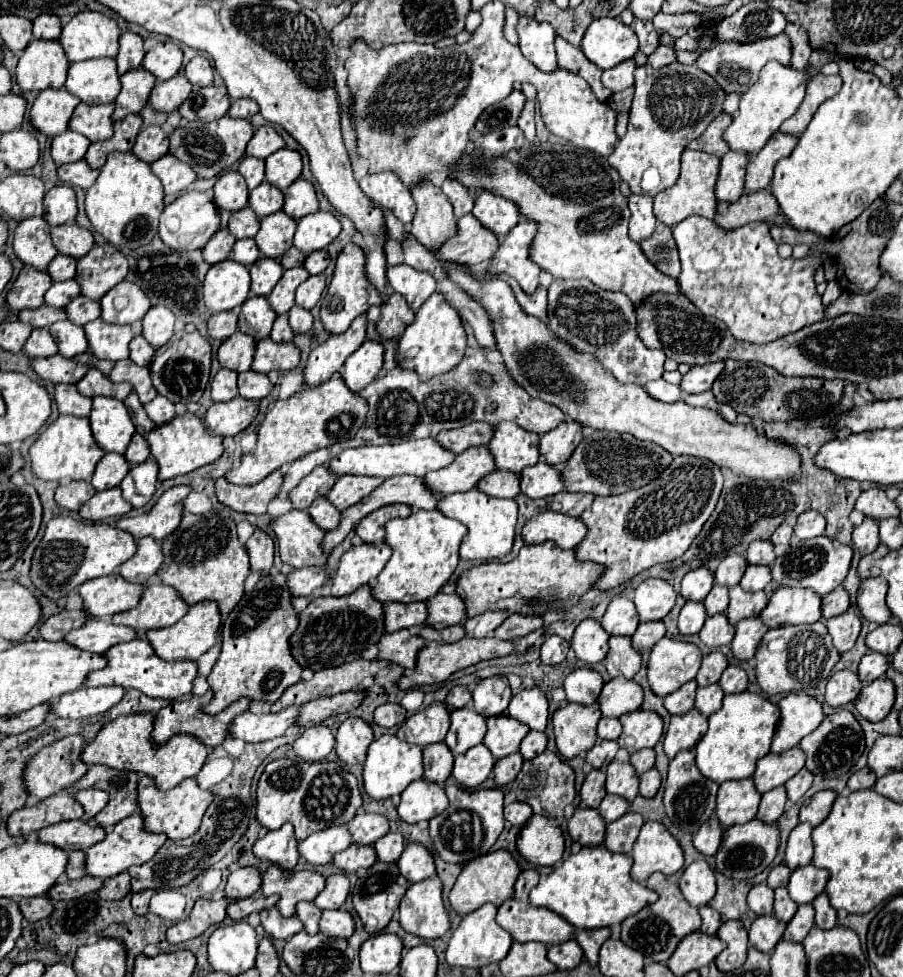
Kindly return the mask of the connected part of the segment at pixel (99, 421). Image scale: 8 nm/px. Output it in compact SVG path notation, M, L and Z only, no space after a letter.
M95 396L89 422L91 422L93 438L101 450L117 452L117 454L123 454L127 450L135 426L123 402L105 396Z

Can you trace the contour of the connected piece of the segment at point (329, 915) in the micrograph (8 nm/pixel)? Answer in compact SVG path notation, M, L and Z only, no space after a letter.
M323 910L319 920L319 932L333 938L349 938L355 930L355 922L345 910Z

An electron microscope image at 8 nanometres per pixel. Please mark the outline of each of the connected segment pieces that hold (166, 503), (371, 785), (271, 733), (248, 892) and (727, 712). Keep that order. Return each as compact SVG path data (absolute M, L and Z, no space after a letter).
M191 486L169 488L149 512L139 516L123 516L117 520L117 528L127 530L137 540L143 536L153 536L155 540L163 540L177 530L183 518L183 500L189 496L189 492Z
M385 734L385 736L373 740L373 744L367 750L367 760L363 764L363 788L369 798L387 800L391 796L401 794L411 782L415 782L419 778L423 778L421 746L403 742L391 734Z
M299 706L285 708L277 714L253 714L243 712L231 724L231 738L241 738L245 742L265 742L277 736L283 736L287 728L297 724Z
M237 868L235 872L229 874L227 886L225 886L225 898L229 900L239 900L239 898L249 898L261 888L261 876L257 868Z
M745 690L733 696L725 696L721 710L709 716L707 734L695 746L699 772L705 778L715 780L717 784L725 780L751 778L755 772L755 762L769 752L777 722L779 708L759 694L751 694Z

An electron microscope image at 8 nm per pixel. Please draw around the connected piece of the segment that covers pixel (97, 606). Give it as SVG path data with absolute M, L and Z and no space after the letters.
M115 572L105 578L87 580L85 584L81 584L79 594L85 600L83 608L93 618L103 618L135 608L143 596L143 590L143 584L129 584Z

